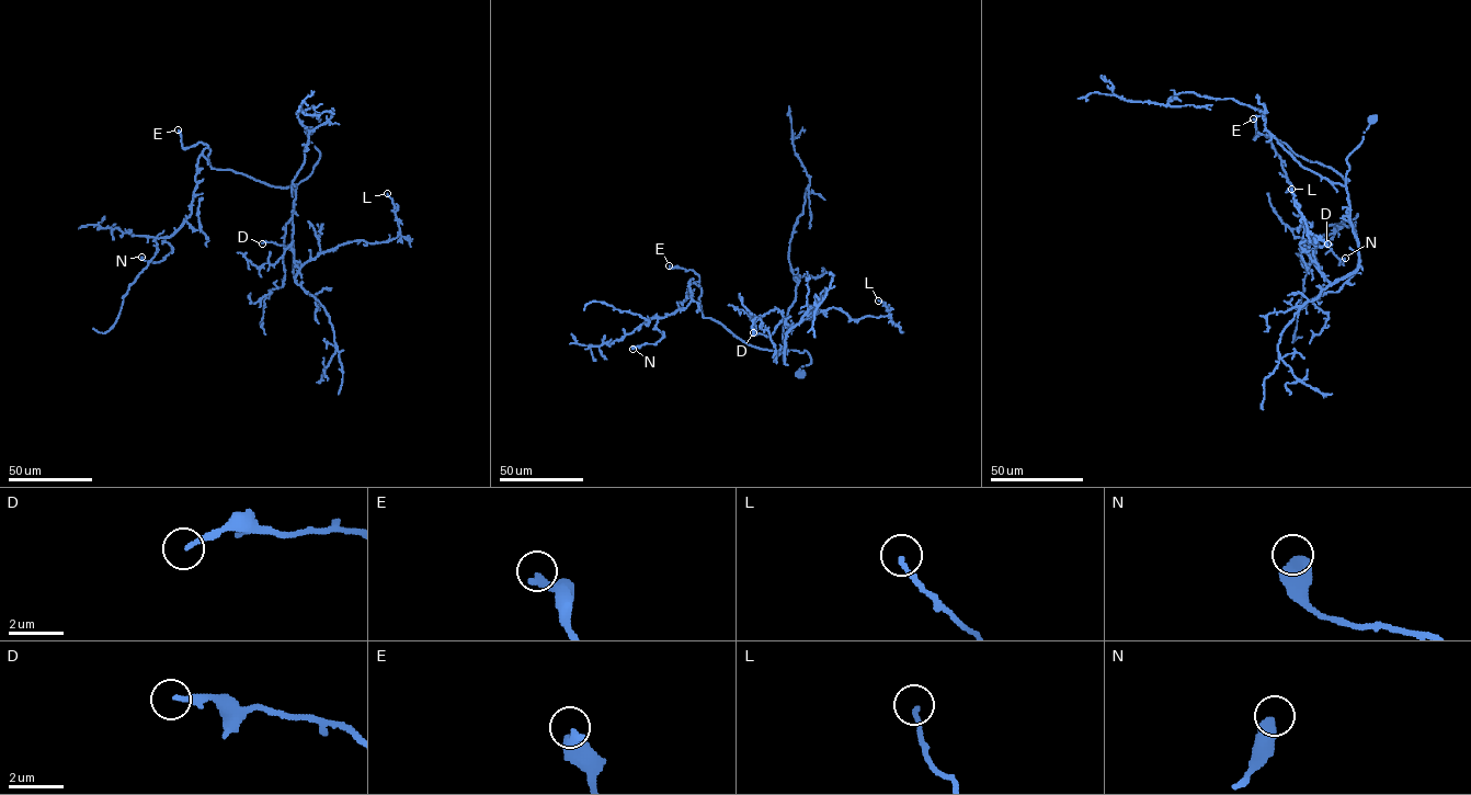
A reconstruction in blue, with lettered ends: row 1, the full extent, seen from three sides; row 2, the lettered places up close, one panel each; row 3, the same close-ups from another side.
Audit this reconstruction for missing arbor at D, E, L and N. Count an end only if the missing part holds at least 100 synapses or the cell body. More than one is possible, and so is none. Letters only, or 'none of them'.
none of them

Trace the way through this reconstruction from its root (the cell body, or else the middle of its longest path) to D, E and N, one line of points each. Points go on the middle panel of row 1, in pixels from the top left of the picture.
D: (800, 374), (811, 358), (806, 350), (787, 350), (784, 362), (789, 325), (783, 319), (768, 337), (753, 332)
E: (800, 374), (799, 368), (811, 362), (806, 350), (778, 351), (745, 343), (703, 316), (699, 276), (669, 265)
N: (800, 374), (806, 350), (761, 349), (704, 317), (698, 282), (658, 320), (663, 336), (633, 349)

